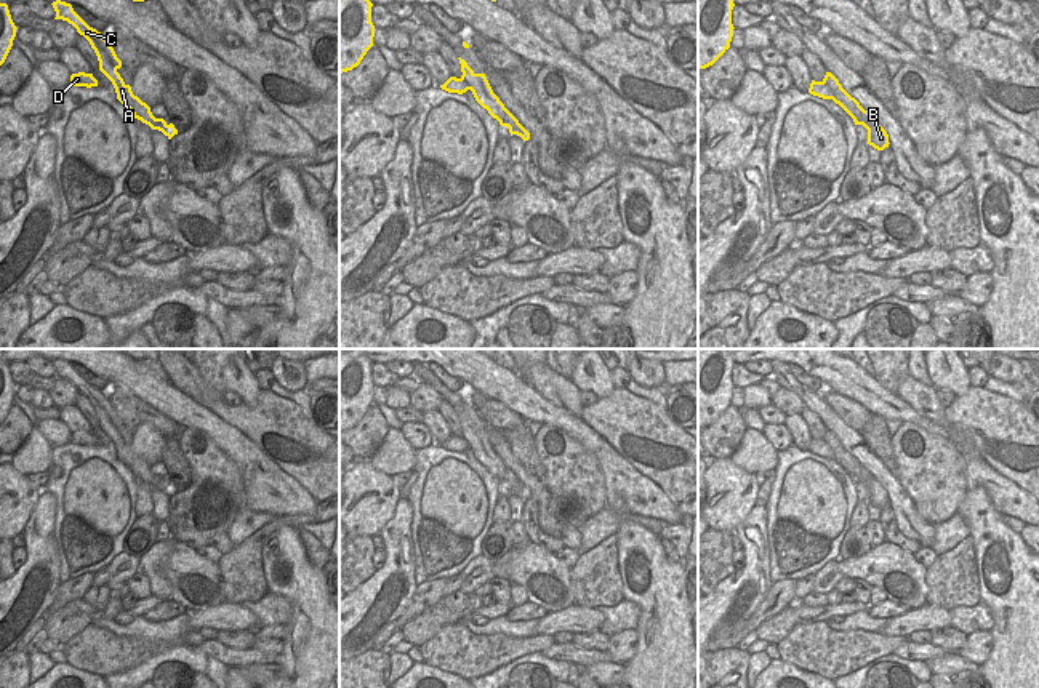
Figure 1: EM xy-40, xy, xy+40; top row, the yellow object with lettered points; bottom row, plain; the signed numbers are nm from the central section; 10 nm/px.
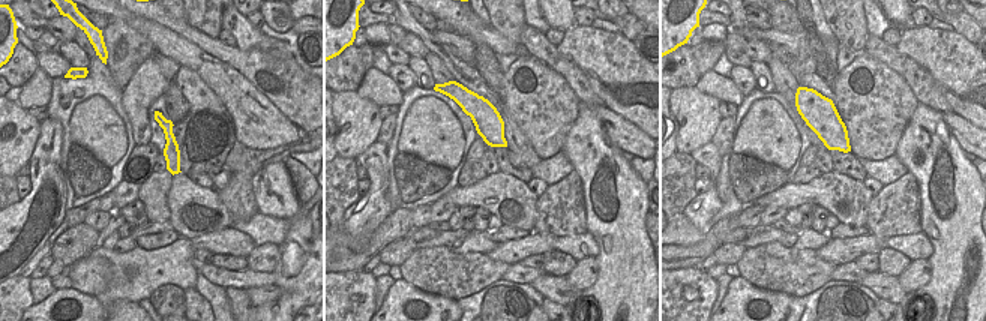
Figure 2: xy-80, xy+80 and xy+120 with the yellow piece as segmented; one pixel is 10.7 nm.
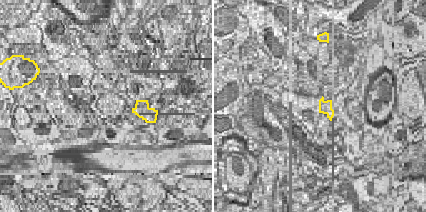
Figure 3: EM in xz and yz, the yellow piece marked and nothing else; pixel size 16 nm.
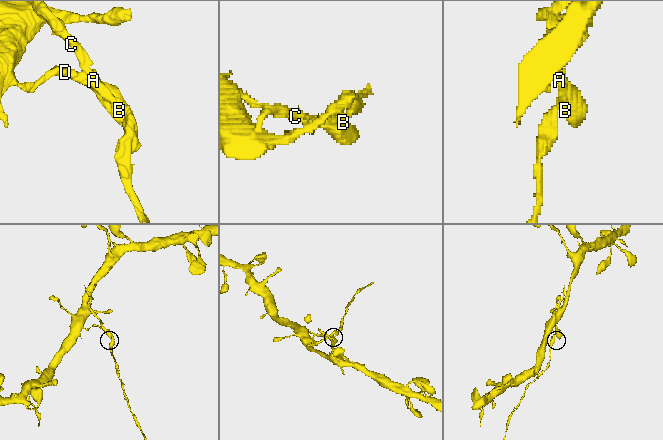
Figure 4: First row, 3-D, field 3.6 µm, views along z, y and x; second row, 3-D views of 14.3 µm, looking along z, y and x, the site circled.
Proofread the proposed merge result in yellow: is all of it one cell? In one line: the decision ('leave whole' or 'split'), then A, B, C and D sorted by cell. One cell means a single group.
split | A C / B D

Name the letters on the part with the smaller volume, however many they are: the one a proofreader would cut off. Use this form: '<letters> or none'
A, C

